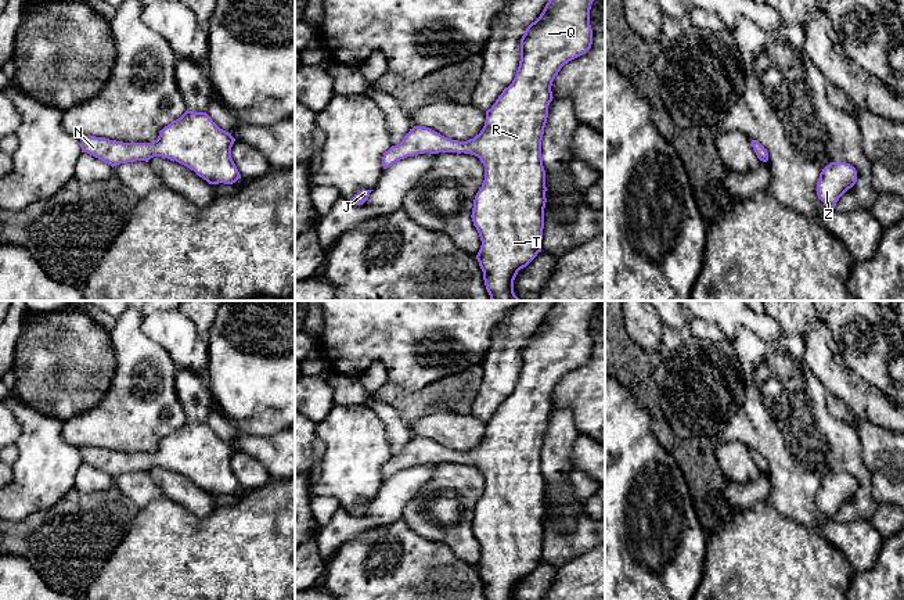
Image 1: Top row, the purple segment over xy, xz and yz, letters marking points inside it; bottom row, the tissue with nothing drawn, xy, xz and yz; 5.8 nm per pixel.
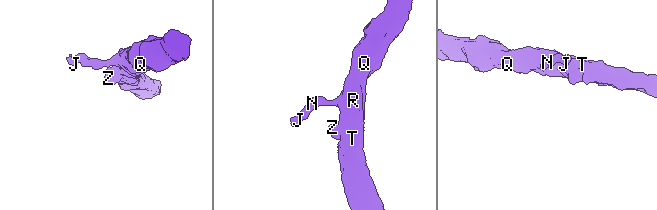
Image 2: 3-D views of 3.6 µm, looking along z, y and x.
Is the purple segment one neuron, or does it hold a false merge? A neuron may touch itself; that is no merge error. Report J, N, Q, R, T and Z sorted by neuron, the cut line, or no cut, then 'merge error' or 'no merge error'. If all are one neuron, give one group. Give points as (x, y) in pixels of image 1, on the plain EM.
J N Q R T Z; no cut; no merge error

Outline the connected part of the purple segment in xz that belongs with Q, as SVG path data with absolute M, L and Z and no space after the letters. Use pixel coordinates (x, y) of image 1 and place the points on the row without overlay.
M558 301L545 315L521 349L521 371L512 394L503 400L490 420L479 445L467 452L451 450L440 443L414 436L403 452L392 456L382 467L383 479L400 470L418 464L471 464L485 477L485 491L475 506L472 532L482 556L476 565L483 582L486 600L514 600L518 582L526 578L539 563L544 539L545 481L541 450L552 412L551 396L569 371L586 364L593 355L590 320L599 301Z

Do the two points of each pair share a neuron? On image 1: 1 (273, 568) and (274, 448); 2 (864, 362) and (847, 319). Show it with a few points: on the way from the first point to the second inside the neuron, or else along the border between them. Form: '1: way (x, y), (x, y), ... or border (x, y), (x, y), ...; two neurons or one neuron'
1: border (273, 477), (280, 480); two neurons
2: way (861, 351), (861, 336), (857, 330); one neuron

